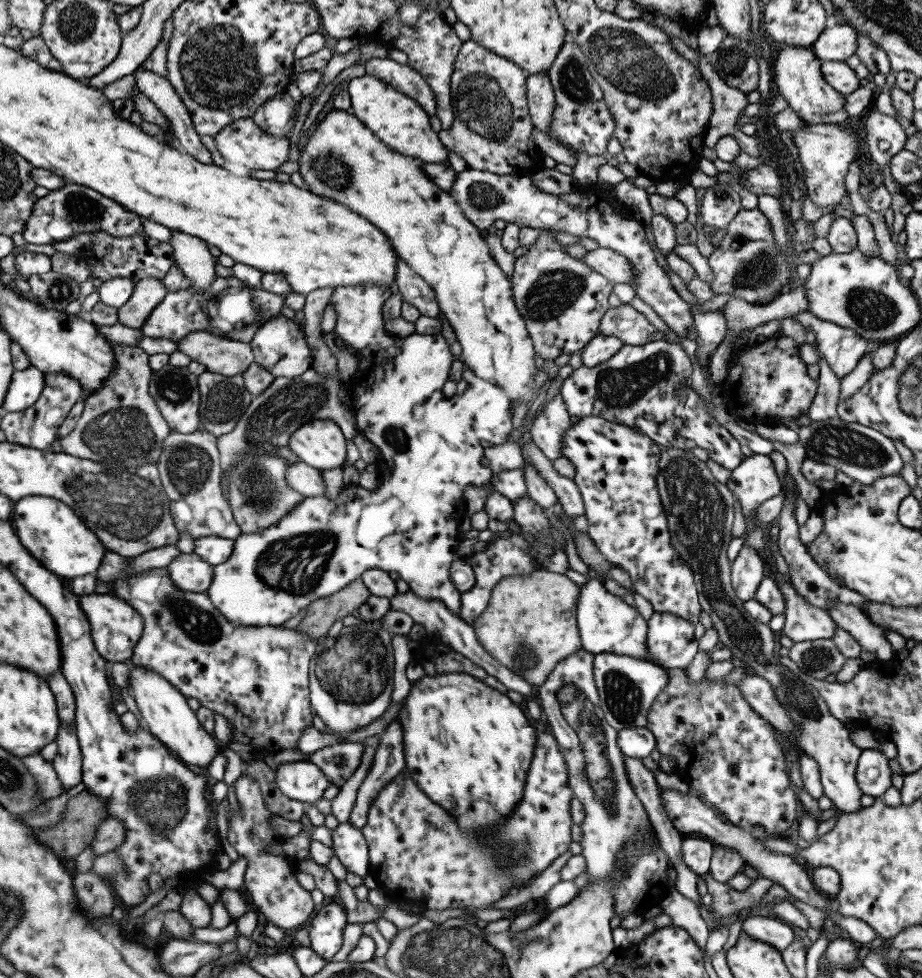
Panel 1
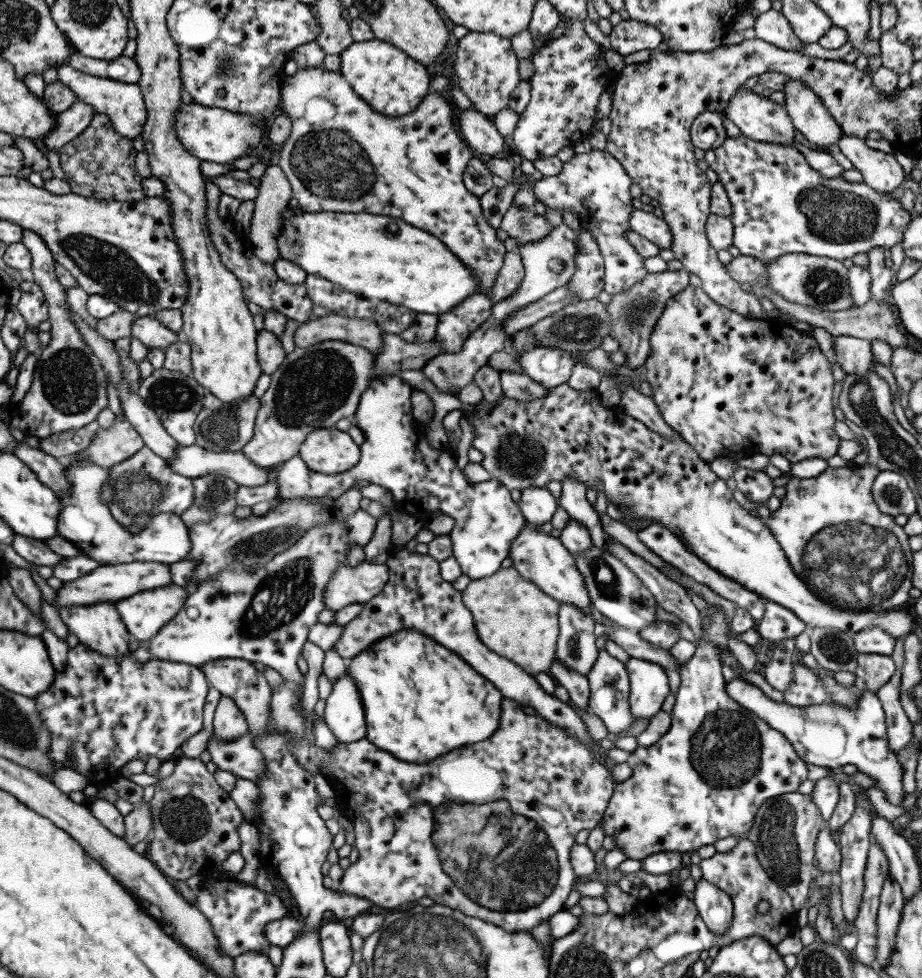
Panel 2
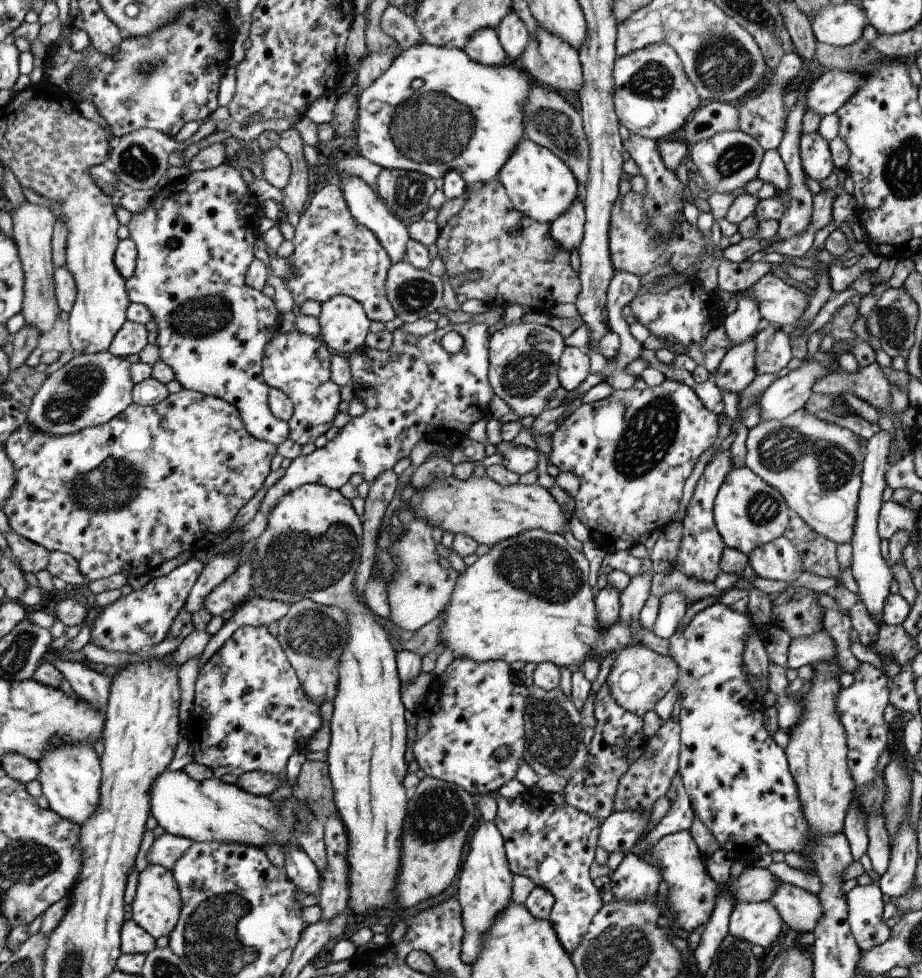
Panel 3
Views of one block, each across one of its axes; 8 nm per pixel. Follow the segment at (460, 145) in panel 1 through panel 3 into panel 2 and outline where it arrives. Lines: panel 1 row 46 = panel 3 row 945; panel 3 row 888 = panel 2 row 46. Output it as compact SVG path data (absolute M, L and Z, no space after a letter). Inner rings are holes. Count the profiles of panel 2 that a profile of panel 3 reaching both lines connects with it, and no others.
M468 31L457 41L453 69L456 86L467 96L475 111L491 118L507 107L509 94L517 86L517 57L512 51L510 40L491 32Z

